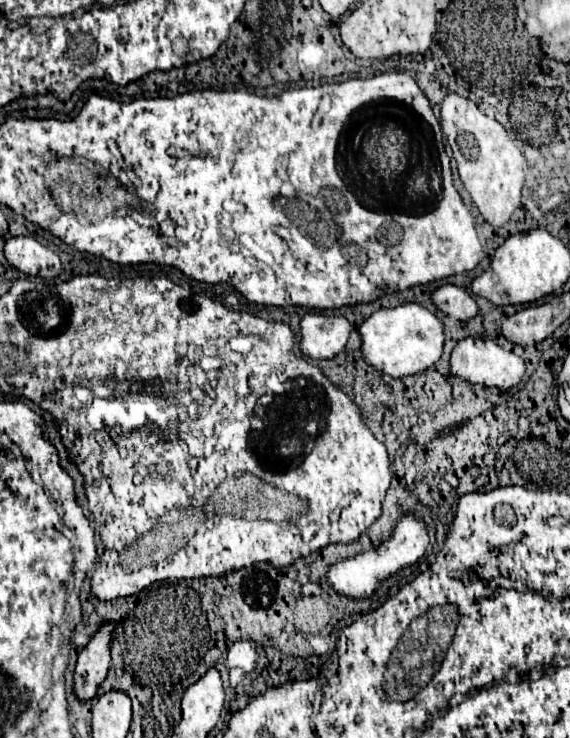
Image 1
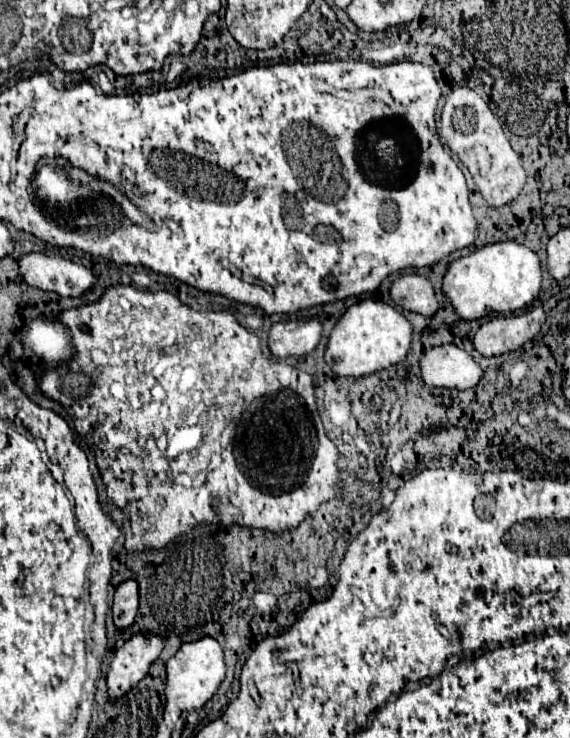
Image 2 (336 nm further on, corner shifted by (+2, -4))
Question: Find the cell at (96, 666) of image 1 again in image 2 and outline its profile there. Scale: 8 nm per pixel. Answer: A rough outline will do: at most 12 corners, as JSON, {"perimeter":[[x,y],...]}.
{"perimeter":[[124,580],[114,594],[114,624],[128,628],[138,614],[138,582]]}

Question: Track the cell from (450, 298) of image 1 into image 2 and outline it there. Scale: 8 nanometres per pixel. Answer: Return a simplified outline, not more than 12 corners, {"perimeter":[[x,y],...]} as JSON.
{"perimeter":[[404,274],[390,298],[404,310],[432,316],[438,310],[432,284]]}

